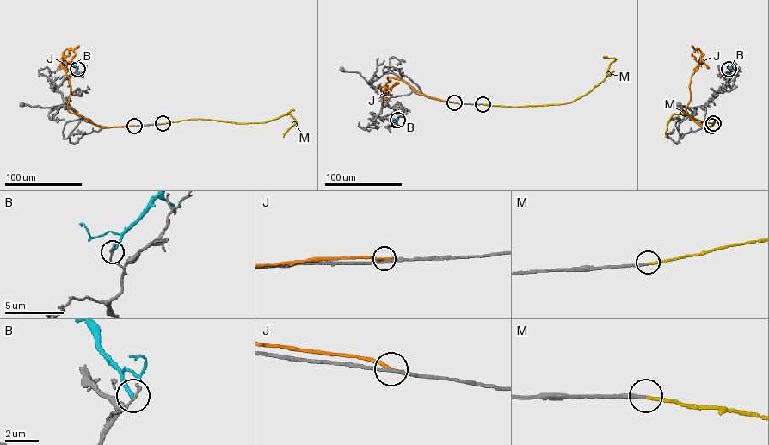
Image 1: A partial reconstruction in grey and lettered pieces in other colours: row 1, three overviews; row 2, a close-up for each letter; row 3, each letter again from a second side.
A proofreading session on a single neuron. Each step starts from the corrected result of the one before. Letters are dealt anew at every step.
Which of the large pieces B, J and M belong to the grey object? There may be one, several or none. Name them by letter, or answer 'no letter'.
M

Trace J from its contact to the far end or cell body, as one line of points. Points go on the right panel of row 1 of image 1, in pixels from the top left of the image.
J: (711, 126), (699, 125), (686, 114), (691, 76), (696, 70), (701, 52), (691, 45)

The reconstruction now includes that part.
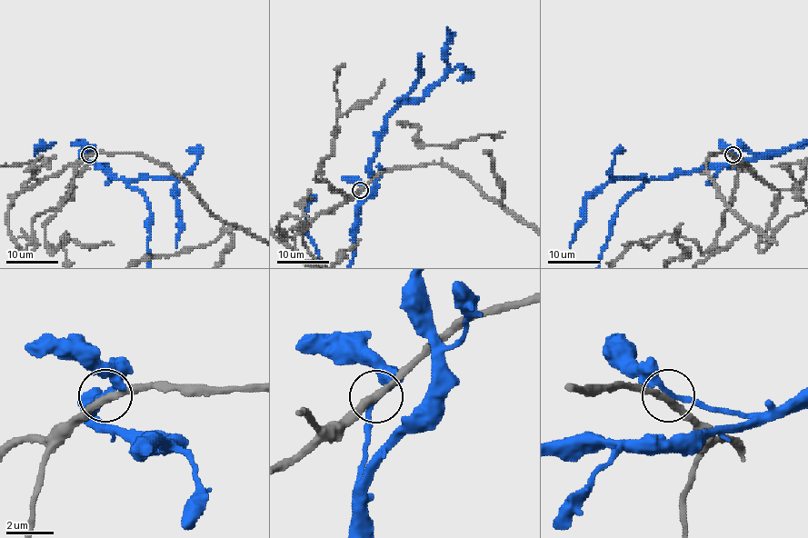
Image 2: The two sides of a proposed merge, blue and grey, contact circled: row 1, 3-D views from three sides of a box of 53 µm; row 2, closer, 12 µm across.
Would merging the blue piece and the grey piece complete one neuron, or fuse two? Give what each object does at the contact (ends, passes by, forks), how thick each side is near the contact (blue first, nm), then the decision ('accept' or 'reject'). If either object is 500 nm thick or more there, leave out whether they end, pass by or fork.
blue passes by; grey passes by; 200 nm thick on the blue side, 320 nm on the other; reject

